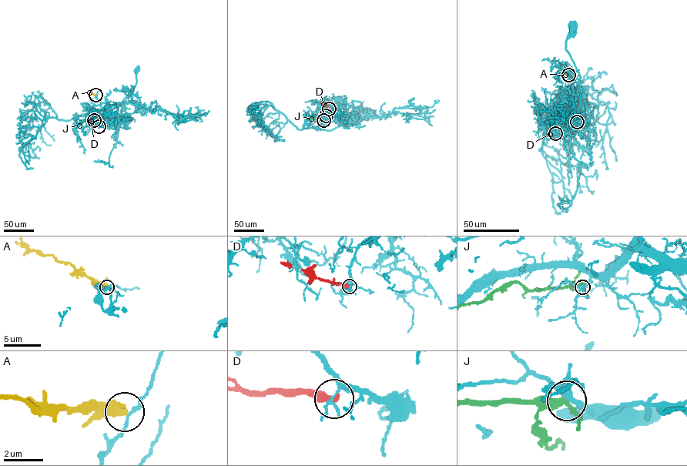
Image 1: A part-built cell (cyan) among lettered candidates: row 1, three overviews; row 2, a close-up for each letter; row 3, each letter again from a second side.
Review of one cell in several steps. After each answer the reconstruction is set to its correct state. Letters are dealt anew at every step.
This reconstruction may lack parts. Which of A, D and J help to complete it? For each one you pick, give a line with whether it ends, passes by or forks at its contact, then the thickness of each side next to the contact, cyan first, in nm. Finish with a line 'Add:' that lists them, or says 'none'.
Add: none

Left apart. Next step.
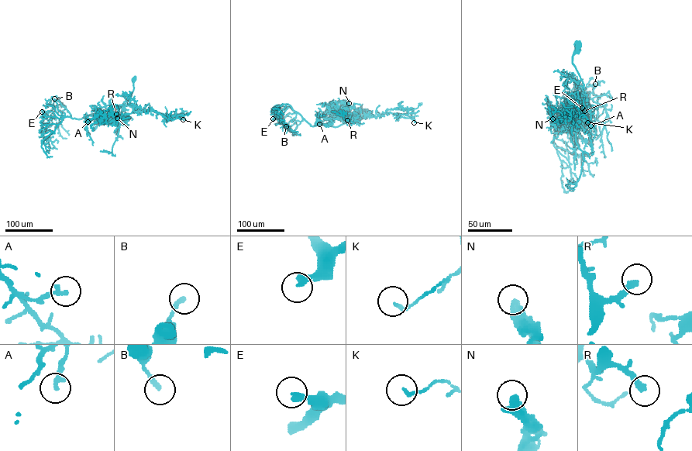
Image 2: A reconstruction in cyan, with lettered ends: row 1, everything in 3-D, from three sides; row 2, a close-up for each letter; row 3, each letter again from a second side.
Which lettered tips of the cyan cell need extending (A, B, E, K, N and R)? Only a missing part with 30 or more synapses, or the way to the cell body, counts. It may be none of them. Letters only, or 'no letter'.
no letter

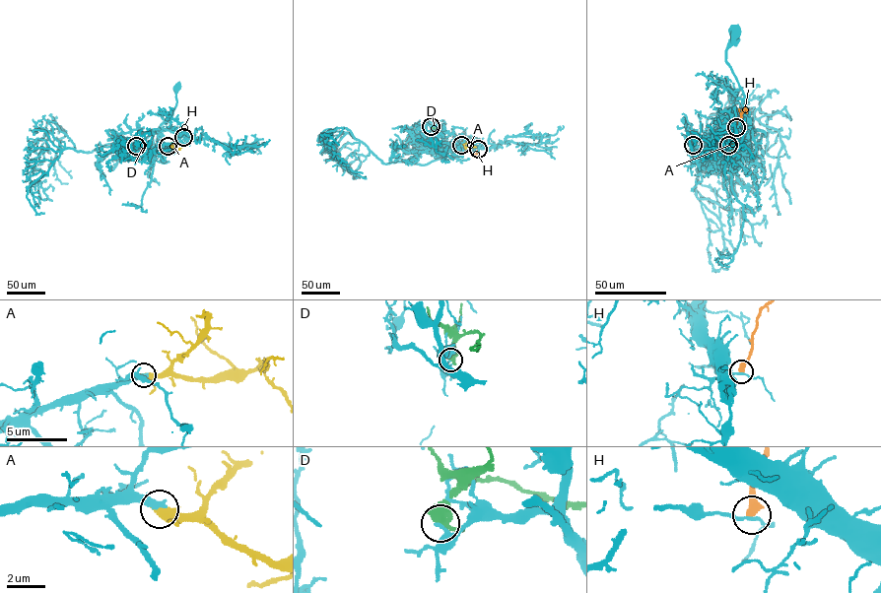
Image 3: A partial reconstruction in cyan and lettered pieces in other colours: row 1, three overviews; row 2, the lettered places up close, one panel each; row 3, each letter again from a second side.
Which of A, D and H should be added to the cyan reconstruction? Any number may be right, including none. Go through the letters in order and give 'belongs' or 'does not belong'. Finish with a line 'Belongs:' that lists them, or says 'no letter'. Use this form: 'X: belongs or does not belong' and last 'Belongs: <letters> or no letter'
A: belongs
D: does not belong
H: does not belong
Belongs: A

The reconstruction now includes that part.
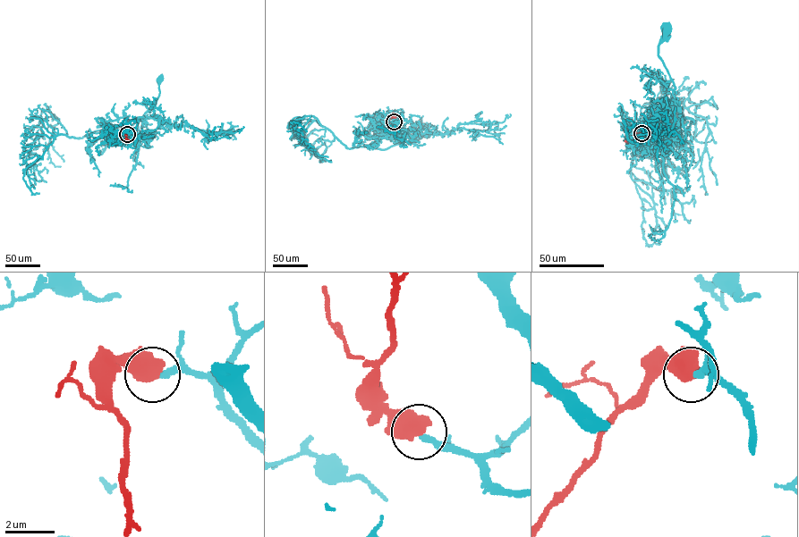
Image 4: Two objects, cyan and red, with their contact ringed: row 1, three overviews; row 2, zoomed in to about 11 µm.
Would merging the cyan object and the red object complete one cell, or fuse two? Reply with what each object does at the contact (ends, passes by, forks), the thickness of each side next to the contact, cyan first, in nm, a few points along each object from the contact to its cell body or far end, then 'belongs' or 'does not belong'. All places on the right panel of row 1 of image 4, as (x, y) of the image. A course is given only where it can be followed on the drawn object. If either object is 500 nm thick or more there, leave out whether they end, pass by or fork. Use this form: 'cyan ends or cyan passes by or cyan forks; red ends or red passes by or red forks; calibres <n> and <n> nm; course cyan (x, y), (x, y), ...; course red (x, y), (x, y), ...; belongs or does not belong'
calibres 260 and 750 nm; course cyan (641, 133), (646, 140), (673, 144), (683, 118), (673, 94), (675, 87), (658, 54), (658, 45), (667, 30); course red (641, 133), (632, 142), (624, 141); belongs

